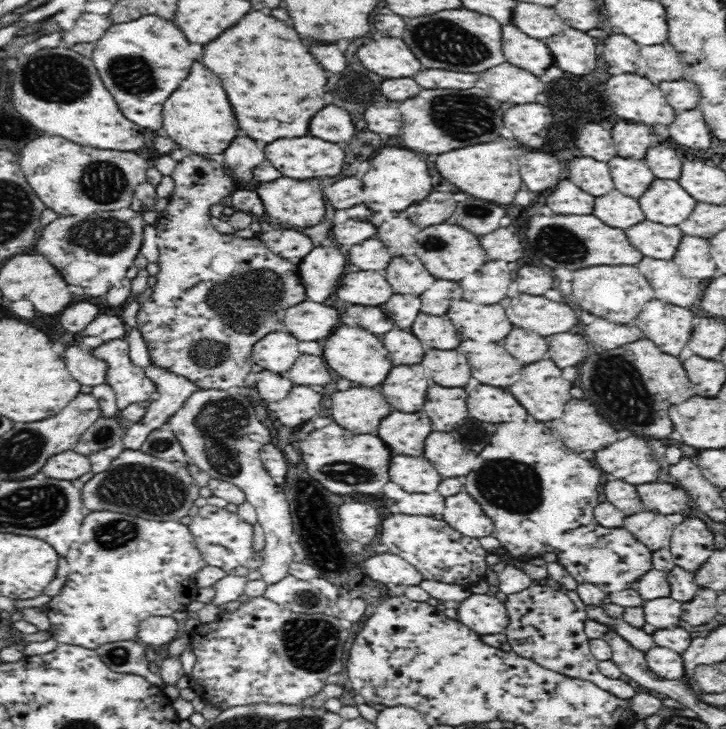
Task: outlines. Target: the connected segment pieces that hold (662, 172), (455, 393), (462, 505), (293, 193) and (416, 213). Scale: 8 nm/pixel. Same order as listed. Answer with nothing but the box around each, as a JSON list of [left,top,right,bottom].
[[645,142,684,181],[424,386,468,433],[442,492,492,538],[258,178,324,226],[406,192,456,228]]

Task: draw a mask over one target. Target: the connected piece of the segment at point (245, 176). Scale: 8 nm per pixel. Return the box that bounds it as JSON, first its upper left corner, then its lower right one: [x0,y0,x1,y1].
[224,136,264,182]

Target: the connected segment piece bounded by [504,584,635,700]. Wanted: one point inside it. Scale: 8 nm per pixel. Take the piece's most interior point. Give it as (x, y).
(545, 626)

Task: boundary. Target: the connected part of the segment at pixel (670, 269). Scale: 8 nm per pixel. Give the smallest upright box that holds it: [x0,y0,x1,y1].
[636,256,698,309]

